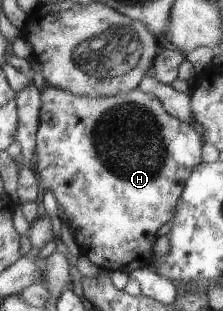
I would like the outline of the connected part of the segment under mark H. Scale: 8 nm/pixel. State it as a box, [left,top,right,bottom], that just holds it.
[31,86,202,275]

